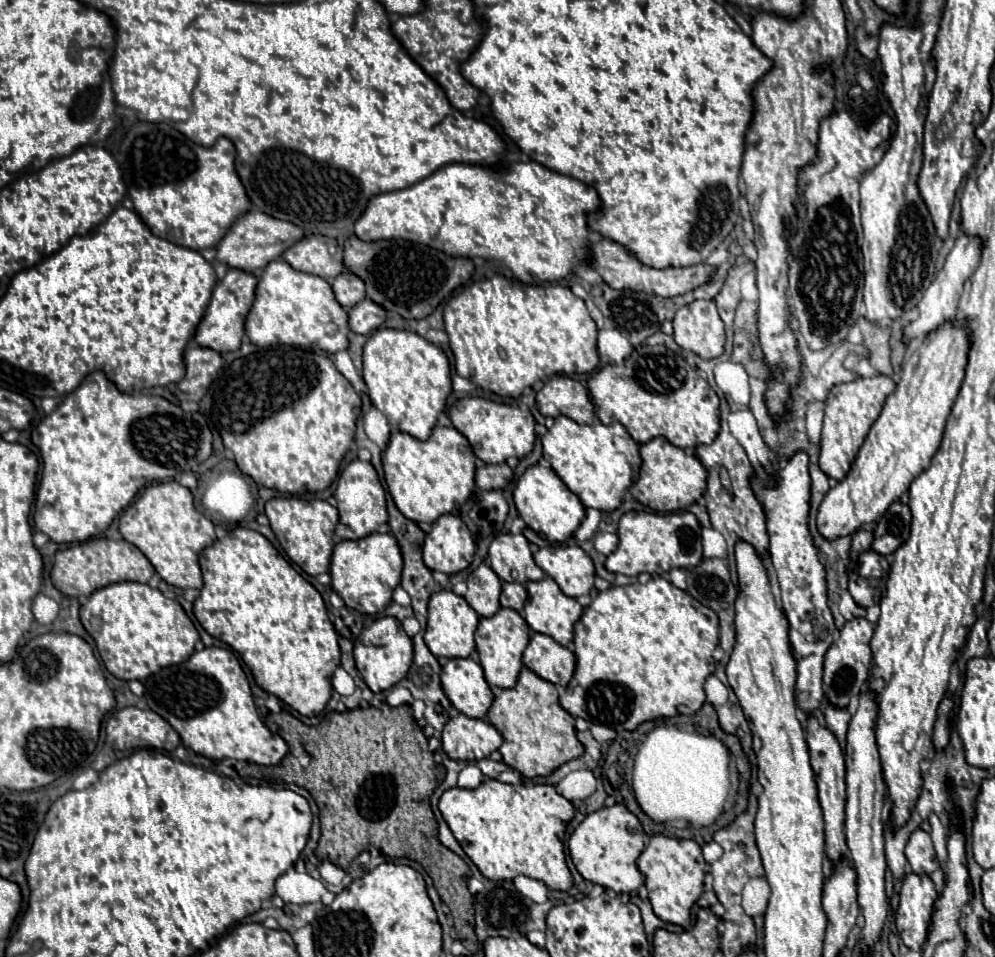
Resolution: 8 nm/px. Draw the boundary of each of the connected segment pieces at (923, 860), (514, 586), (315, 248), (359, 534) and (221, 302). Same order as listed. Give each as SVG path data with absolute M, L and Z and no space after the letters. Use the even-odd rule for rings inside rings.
M916 829L910 835L908 845L906 845L906 859L912 867L912 871L918 875L930 875L932 871L936 871L940 867L940 863L936 861L932 839L922 829Z
M504 583L502 595L500 595L502 607L508 607L508 609L514 609L520 613L524 609L526 599L528 599L528 591L522 583Z
M310 235L300 239L294 247L290 247L284 255L294 269L310 275L318 275L322 279L338 277L344 271L344 253L336 239L324 235ZM330 243L332 243L332 257L330 257Z
M352 461L344 467L338 477L338 487L334 493L340 511L340 523L336 527L336 535L340 539L362 539L370 533L376 533L382 523L388 521L386 511L386 491L378 479L376 469L366 461Z
M230 269L226 273L226 277L222 281L218 281L218 285L212 293L210 307L194 335L194 341L198 345L210 347L218 353L236 351L240 347L242 337L244 337L244 317L248 315L248 309L252 307L252 301L256 297L256 281L258 279L252 273L246 273L242 269Z

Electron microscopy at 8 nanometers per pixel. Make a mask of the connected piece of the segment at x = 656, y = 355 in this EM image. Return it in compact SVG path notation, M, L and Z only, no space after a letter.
M664 345L638 347L626 365L608 365L588 381L602 423L622 423L636 443L666 437L680 449L712 443L720 431L720 399L708 381L682 355Z

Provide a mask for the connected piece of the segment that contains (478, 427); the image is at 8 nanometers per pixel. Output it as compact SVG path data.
M464 397L458 399L450 411L452 425L470 441L474 453L484 463L504 463L508 457L526 457L532 453L536 443L536 431L534 431L534 417L528 409L522 409L518 405L506 405L506 403L494 403L486 401L482 397Z

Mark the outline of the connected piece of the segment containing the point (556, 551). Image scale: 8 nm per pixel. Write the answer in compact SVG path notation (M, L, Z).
M548 545L534 553L534 559L568 597L588 595L594 589L594 563L578 545Z

